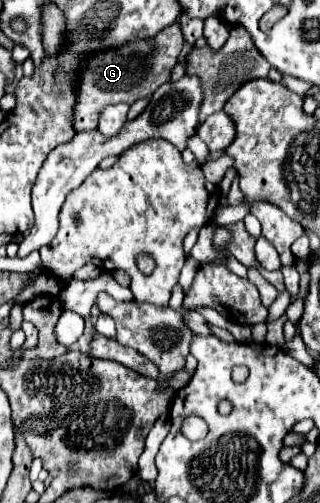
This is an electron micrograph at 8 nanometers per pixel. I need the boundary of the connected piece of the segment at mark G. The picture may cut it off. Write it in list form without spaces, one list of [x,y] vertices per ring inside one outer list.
[[[174,23],[156,35],[154,39],[128,43],[118,51],[102,51],[82,65],[80,83],[78,83],[78,103],[74,107],[74,127],[76,131],[94,131],[98,127],[98,117],[106,105],[128,103],[132,105],[140,97],[152,95],[162,83],[170,79],[174,65],[178,63],[178,55],[182,51],[184,37],[180,25]]]

